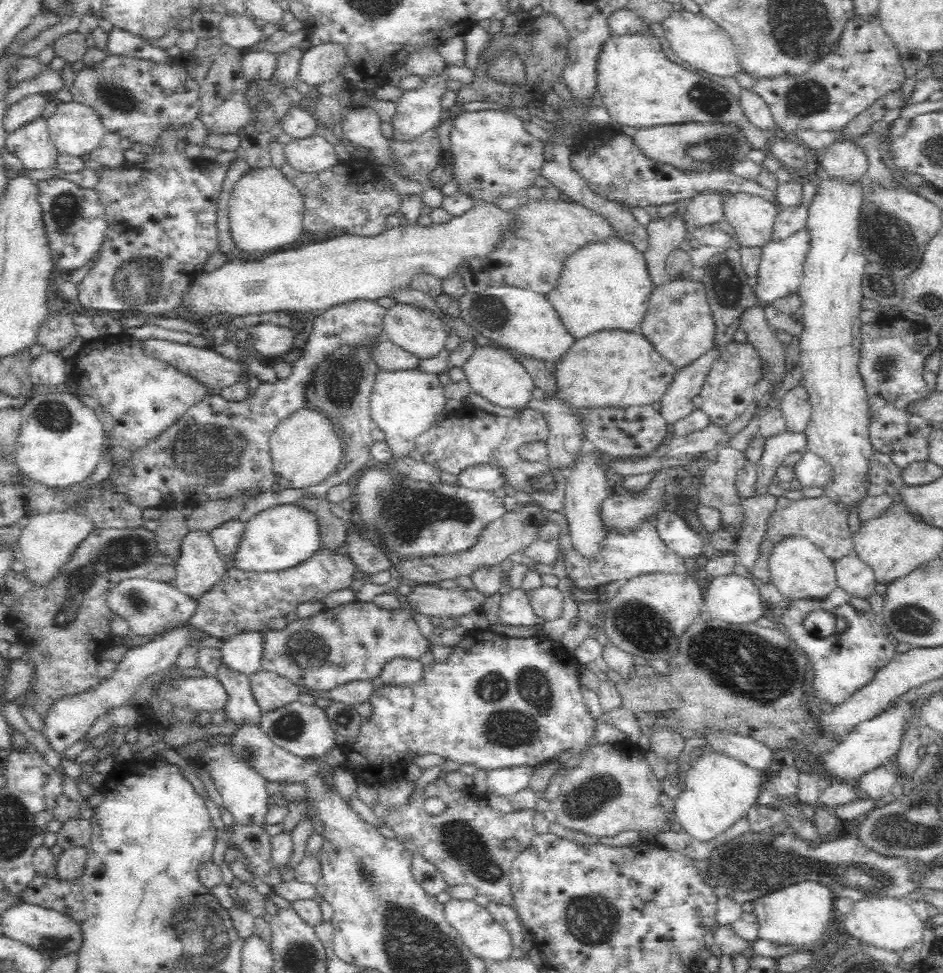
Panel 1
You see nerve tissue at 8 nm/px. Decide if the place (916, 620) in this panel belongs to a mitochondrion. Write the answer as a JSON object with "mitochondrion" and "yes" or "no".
{"mitochondrion":"yes"}

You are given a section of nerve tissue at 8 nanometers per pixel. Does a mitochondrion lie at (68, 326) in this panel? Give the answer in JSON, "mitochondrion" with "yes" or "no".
{"mitochondrion":"no"}

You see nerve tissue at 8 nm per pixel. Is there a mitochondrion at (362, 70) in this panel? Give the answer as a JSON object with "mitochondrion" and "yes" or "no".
{"mitochondrion":"no"}

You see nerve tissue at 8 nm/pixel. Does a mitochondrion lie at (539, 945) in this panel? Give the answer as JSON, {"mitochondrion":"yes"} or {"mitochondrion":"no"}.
{"mitochondrion":"no"}

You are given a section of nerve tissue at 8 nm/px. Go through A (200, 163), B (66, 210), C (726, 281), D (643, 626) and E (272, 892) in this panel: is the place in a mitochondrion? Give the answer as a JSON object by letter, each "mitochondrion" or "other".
{"A":"other","B":"mitochondrion","C":"mitochondrion","D":"mitochondrion","E":"other"}

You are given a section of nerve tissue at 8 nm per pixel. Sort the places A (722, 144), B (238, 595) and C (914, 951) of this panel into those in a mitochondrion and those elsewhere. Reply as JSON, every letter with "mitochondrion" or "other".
{"A":"mitochondrion","B":"other","C":"other"}

